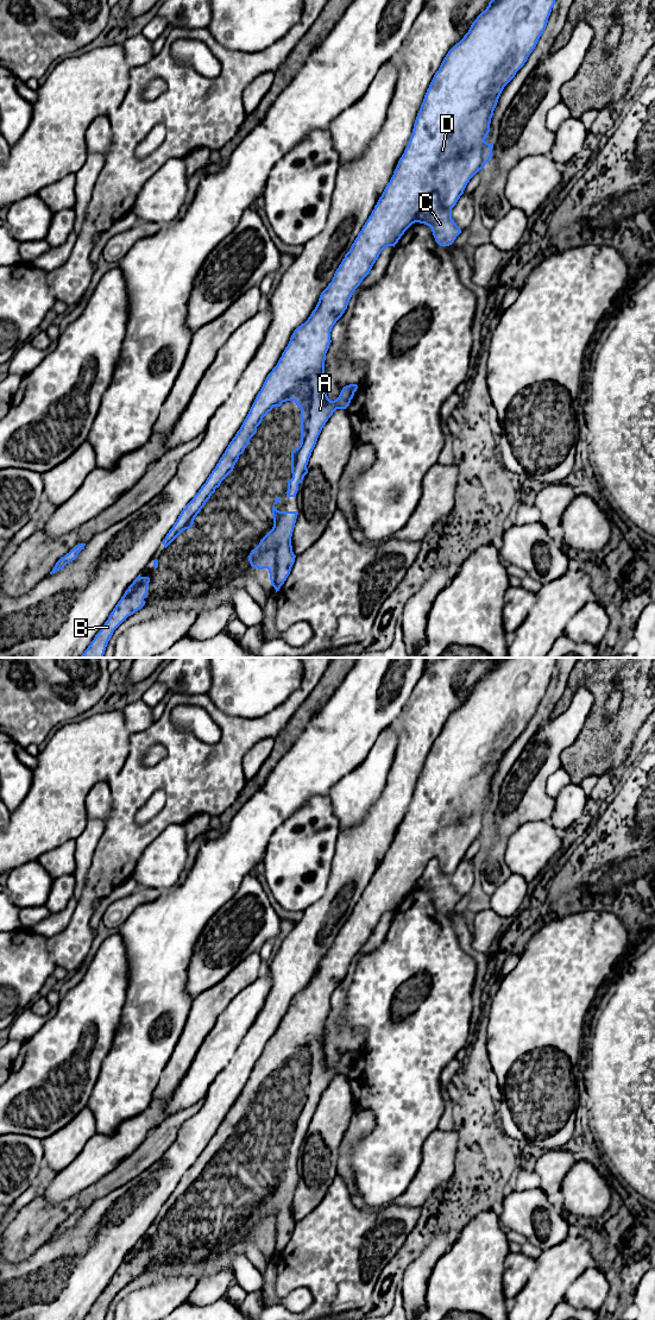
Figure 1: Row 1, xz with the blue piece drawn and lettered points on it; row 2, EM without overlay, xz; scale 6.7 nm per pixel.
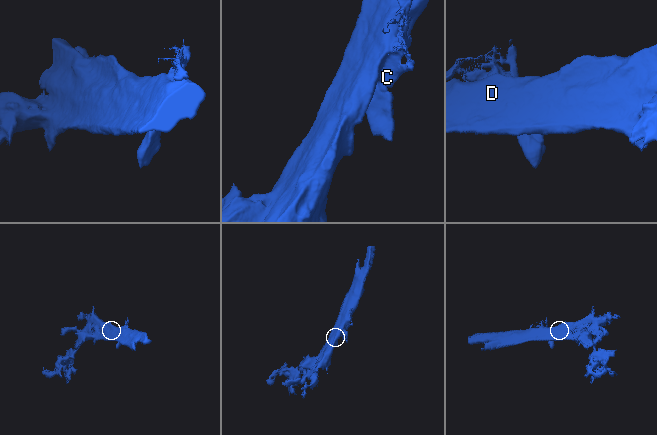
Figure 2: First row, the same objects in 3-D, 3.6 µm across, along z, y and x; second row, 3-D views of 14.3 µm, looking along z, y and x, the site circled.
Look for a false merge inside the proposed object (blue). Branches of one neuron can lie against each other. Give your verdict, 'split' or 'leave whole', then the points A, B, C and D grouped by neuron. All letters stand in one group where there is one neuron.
split; A B D / C

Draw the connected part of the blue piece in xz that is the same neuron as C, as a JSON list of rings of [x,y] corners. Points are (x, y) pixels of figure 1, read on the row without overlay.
[[[437,859],[428,862],[423,874],[416,882],[416,888],[432,894],[435,907],[440,912],[449,912],[461,899],[460,893],[452,885],[452,875],[447,875]]]

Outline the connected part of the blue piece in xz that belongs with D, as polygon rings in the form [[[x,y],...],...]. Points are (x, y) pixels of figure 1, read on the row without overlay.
[[[499,658],[472,689],[464,704],[448,717],[427,755],[404,819],[374,875],[345,920],[332,948],[321,958],[315,975],[308,986],[294,997],[282,1023],[267,1041],[240,1095],[215,1134],[166,1200],[162,1208],[165,1214],[183,1196],[193,1193],[206,1168],[233,1137],[263,1083],[273,1073],[281,1073],[286,1067],[294,1067],[301,1074],[301,1110],[291,1117],[292,1144],[288,1146],[285,1158],[288,1163],[296,1162],[298,1150],[308,1139],[307,1131],[323,1092],[336,1075],[346,1075],[349,1071],[358,1055],[357,1050],[349,1050],[342,1054],[336,1066],[330,1067],[327,1062],[325,1026],[332,1008],[333,992],[347,975],[353,958],[370,939],[380,918],[388,912],[395,913],[404,898],[416,888],[428,862],[437,859],[442,870],[452,875],[470,846],[485,832],[487,826],[483,821],[483,811],[490,798],[498,765],[535,715],[556,662],[558,658]]]

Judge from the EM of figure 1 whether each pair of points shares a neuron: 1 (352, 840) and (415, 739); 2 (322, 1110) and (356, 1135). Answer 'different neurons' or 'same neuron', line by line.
1: same neuron
2: same neuron

